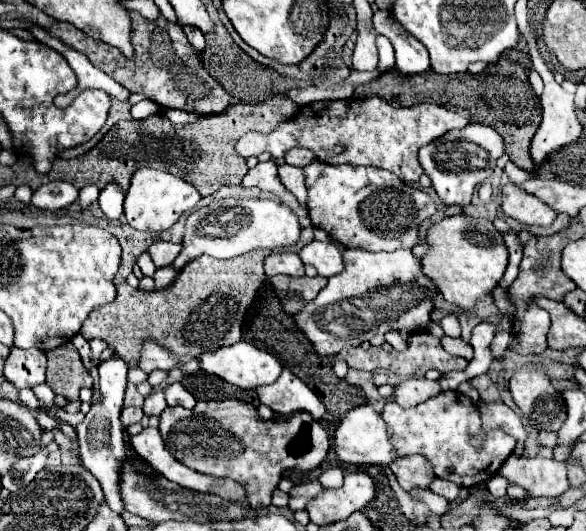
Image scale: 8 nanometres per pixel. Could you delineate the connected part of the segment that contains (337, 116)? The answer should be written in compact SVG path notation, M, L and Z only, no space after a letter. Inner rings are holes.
M372 96L372 98L364 98L364 100L340 100L340 102L312 102L306 106L298 108L298 114L280 124L274 132L262 136L256 132L250 132L246 136L242 136L236 144L236 150L240 152L240 156L250 158L250 156L260 156L260 154L270 154L272 158L282 158L290 148L308 148L316 154L318 160L328 162L328 164L360 164L360 166L378 166L378 168L386 168L390 172L394 172L402 182L412 184L418 182L418 178L422 176L422 166L418 162L418 150L426 144L430 144L432 140L436 140L438 136L446 134L448 130L454 128L464 128L468 124L468 120L464 120L460 114L446 110L444 106L438 104L414 104L408 108L396 108L390 106L386 100L382 100L380 96ZM336 144L346 144L346 152L342 154L334 154L332 148Z

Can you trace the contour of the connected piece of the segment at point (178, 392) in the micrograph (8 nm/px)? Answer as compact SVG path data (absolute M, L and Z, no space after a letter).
M180 382L166 386L164 394L166 394L168 406L182 406L182 408L194 408L196 406L196 398Z

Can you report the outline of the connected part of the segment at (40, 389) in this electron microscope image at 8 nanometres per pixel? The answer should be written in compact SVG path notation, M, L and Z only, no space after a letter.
M38 384L36 388L32 388L32 392L36 394L36 398L38 398L42 408L48 408L48 406L54 404L54 392L50 390L48 384Z

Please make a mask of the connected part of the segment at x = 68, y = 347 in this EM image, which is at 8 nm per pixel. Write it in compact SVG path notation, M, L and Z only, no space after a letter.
M72 342L56 348L56 350L50 350L46 352L47 369L46 369L46 382L56 382L56 394L62 394L66 400L74 402L78 400L78 392L80 388L92 388L92 376L84 370L82 366L82 360L80 360L80 354L78 350L74 348Z

